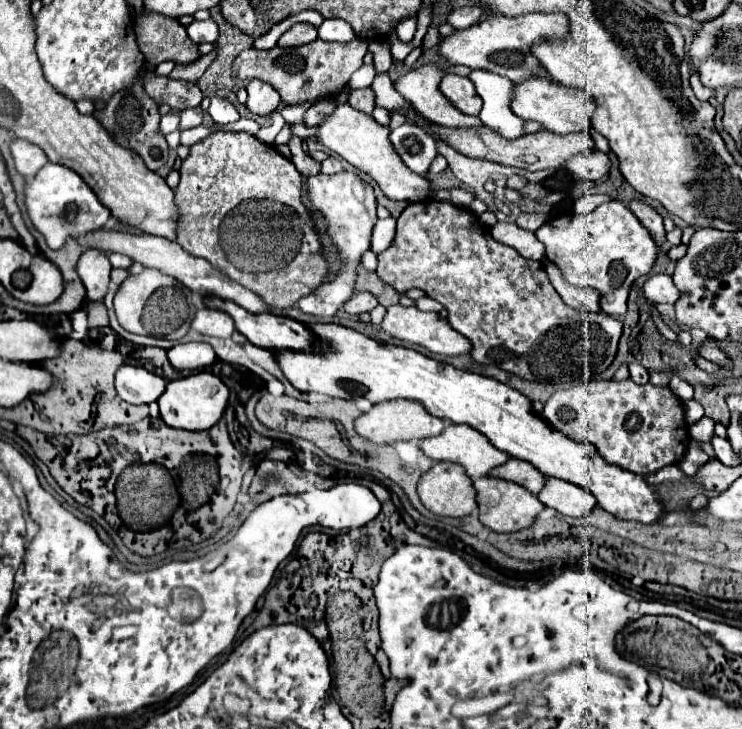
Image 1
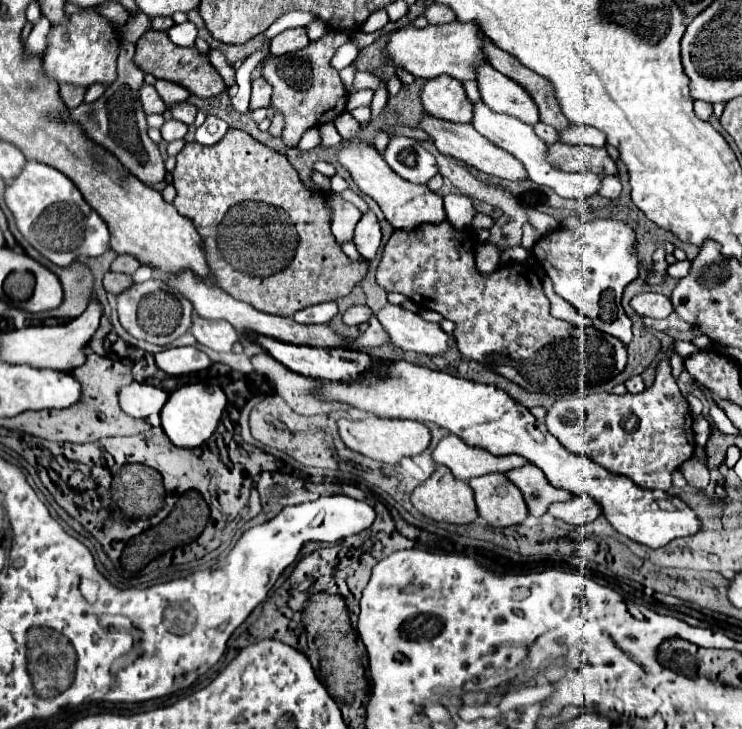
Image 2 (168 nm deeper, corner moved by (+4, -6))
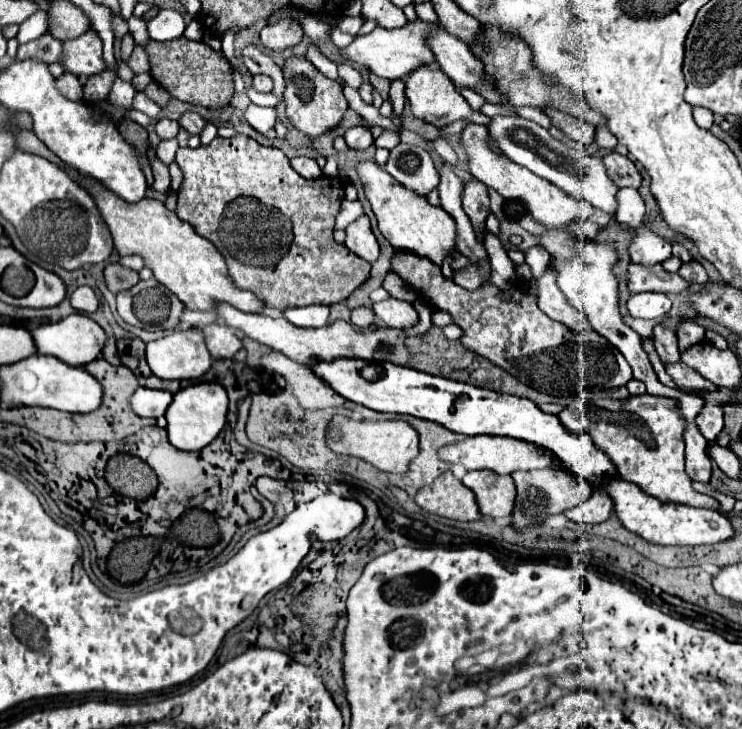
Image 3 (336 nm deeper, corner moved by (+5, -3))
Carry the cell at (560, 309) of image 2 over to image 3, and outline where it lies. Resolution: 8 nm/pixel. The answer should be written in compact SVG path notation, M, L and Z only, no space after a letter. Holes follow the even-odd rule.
M549 268L545 270L543 276L537 278L537 296L539 296L539 300L537 300L539 308L549 318L553 318L553 320L569 326L575 332L587 332L587 330L591 330L589 320L581 312L577 312L575 308L571 308L565 302L559 286L555 284L555 274Z

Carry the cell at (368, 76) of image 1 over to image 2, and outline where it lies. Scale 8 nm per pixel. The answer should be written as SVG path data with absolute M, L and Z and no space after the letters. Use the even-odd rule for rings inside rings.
M356 73L356 79L354 79L354 91L360 91L360 89L372 89L376 91L380 87L380 79L370 75L370 73Z

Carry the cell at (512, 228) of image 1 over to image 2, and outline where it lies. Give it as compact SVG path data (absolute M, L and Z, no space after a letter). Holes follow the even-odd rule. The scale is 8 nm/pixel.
M480 243L476 247L476 269L482 275L490 275L498 269L500 263L500 247L492 245L492 243Z

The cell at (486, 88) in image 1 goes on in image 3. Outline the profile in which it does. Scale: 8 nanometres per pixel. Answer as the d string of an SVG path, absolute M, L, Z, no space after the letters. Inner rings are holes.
M493 116L487 128L489 128L489 134L493 136L493 140L497 140L497 144L501 144L501 152L509 160L529 168L533 174L549 180L551 184L555 184L557 188L561 188L569 196L587 200L595 208L601 208L609 214L615 214L617 186L607 176L601 158L591 156L591 154L585 156L585 150L573 150L573 148L561 144L539 124L529 122L525 118L519 118L519 116Z

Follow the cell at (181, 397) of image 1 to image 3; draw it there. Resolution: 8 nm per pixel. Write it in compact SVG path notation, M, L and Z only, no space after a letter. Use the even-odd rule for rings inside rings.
M201 382L201 384L187 386L173 396L173 402L165 412L169 442L177 450L189 450L189 452L201 450L223 430L227 422L225 416L227 416L227 392L221 384Z

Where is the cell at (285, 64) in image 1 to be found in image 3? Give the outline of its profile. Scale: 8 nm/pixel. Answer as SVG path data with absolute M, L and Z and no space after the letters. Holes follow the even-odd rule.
M291 56L285 60L283 66L285 74L285 104L287 104L287 118L291 124L307 134L307 136L321 136L329 128L337 126L341 122L343 112L347 110L347 100L343 94L339 94L343 88L335 82L323 76L307 58Z

